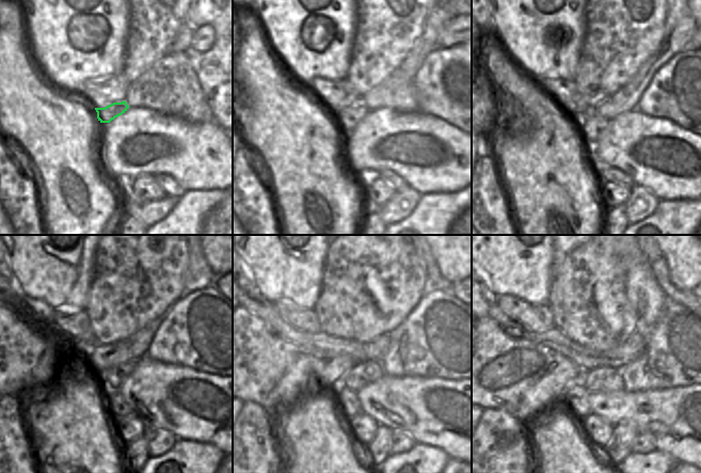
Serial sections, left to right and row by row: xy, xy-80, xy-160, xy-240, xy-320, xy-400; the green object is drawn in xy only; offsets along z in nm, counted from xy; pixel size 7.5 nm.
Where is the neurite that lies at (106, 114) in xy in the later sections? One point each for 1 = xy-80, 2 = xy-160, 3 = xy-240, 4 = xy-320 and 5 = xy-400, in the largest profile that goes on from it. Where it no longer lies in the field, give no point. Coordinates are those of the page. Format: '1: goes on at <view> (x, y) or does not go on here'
1: goes on at xy-80 (348, 119)
2: goes on at xy-160 (590, 126)
3: goes on at xy-240 (112, 379)
4: goes on at xy-320 (363, 374)
5: goes on at xy-400 (600, 379)

